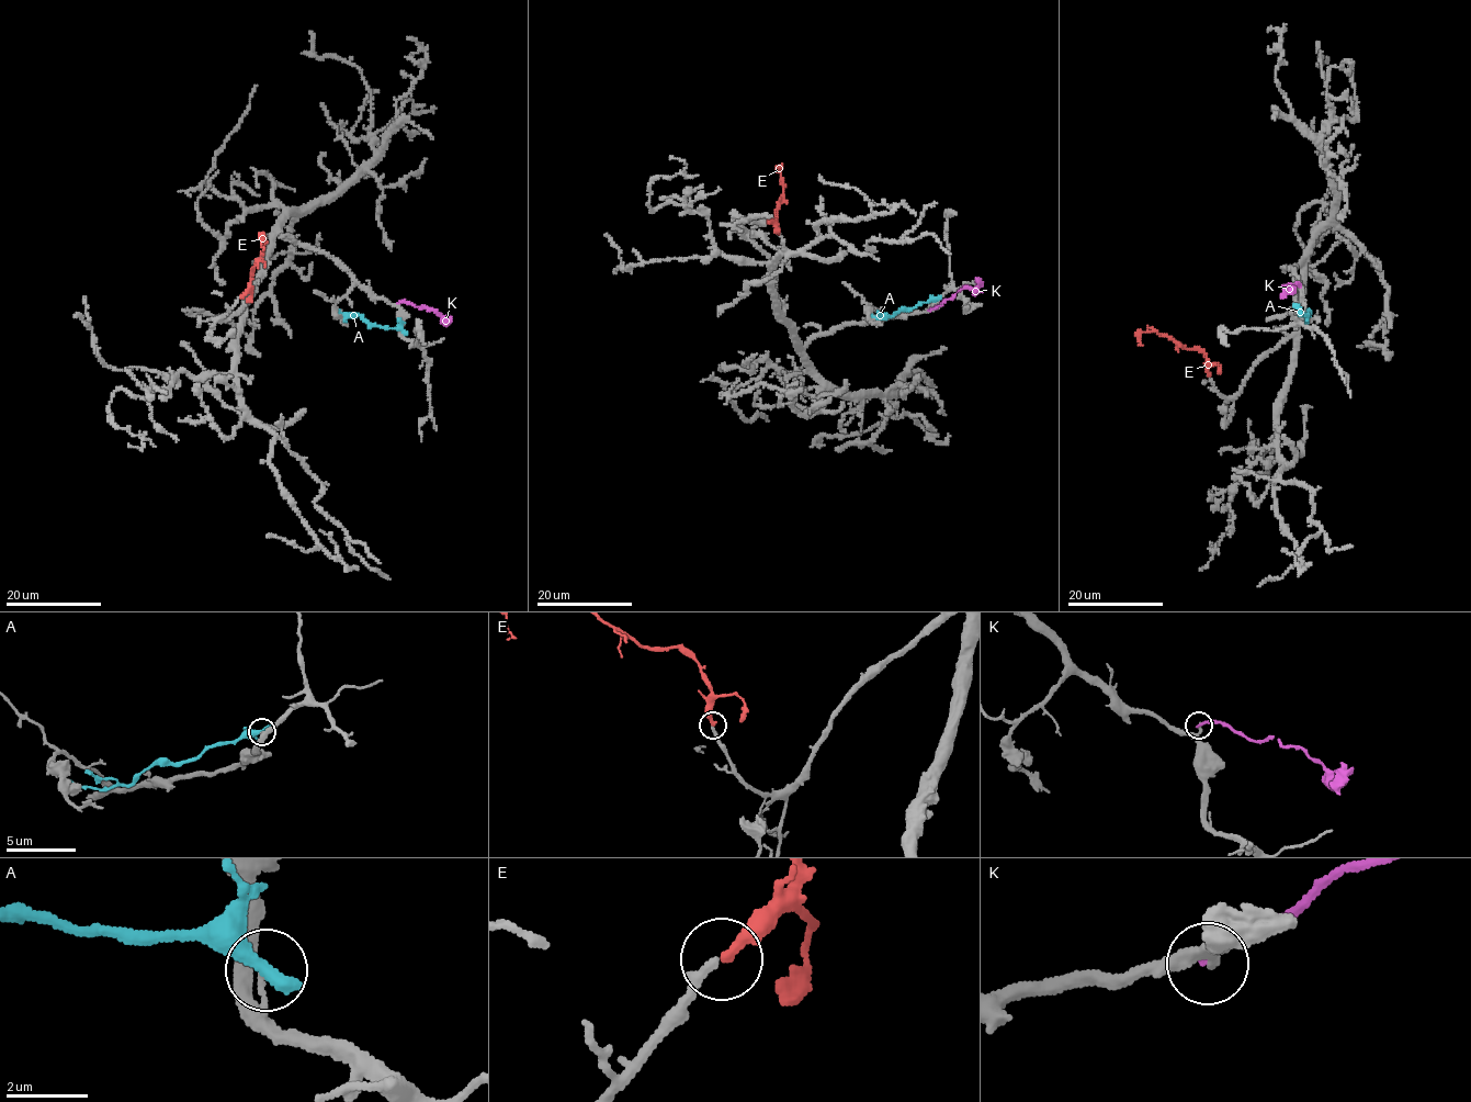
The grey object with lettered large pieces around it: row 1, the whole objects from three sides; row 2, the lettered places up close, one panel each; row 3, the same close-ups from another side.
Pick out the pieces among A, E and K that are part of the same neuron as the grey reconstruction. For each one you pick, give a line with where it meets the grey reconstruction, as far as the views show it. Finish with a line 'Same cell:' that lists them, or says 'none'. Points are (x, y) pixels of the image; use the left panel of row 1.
E: (241, 296)
Same cell: E

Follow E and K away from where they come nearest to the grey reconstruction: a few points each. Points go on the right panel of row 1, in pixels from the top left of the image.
E: (1209, 374), (1208, 358), (1200, 351), (1184, 348), (1155, 330), (1143, 330), (1138, 346)
K: (1301, 285), (1298, 283), (1285, 285), (1288, 288), (1282, 298)

